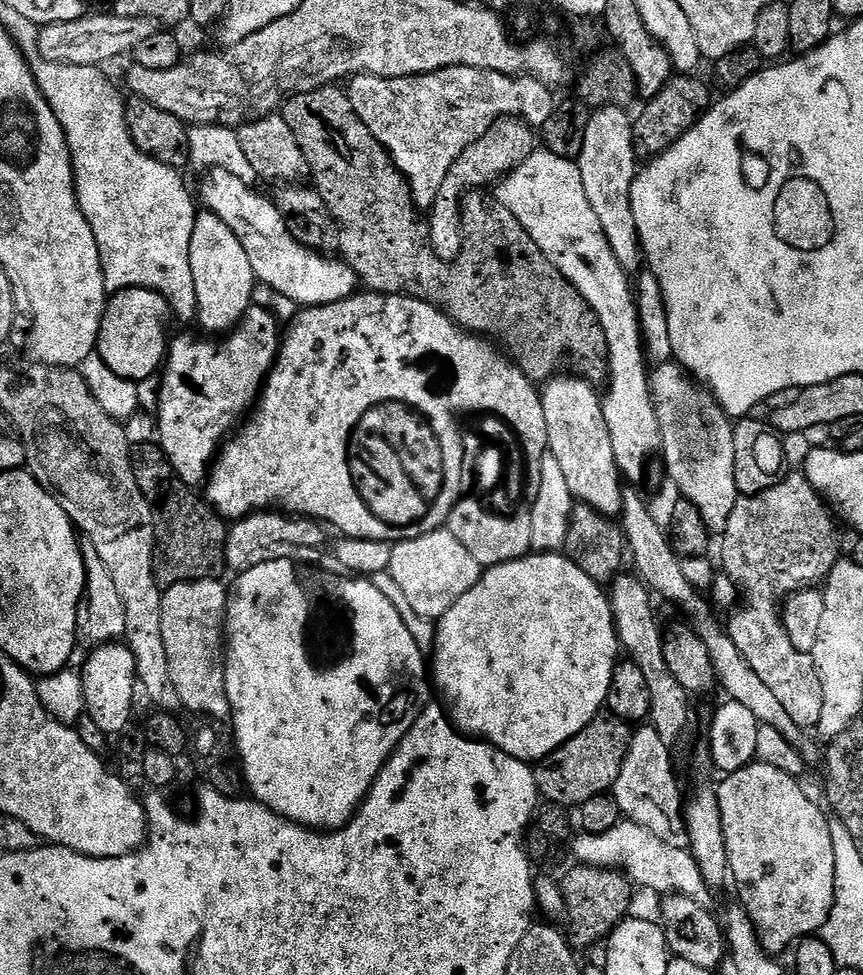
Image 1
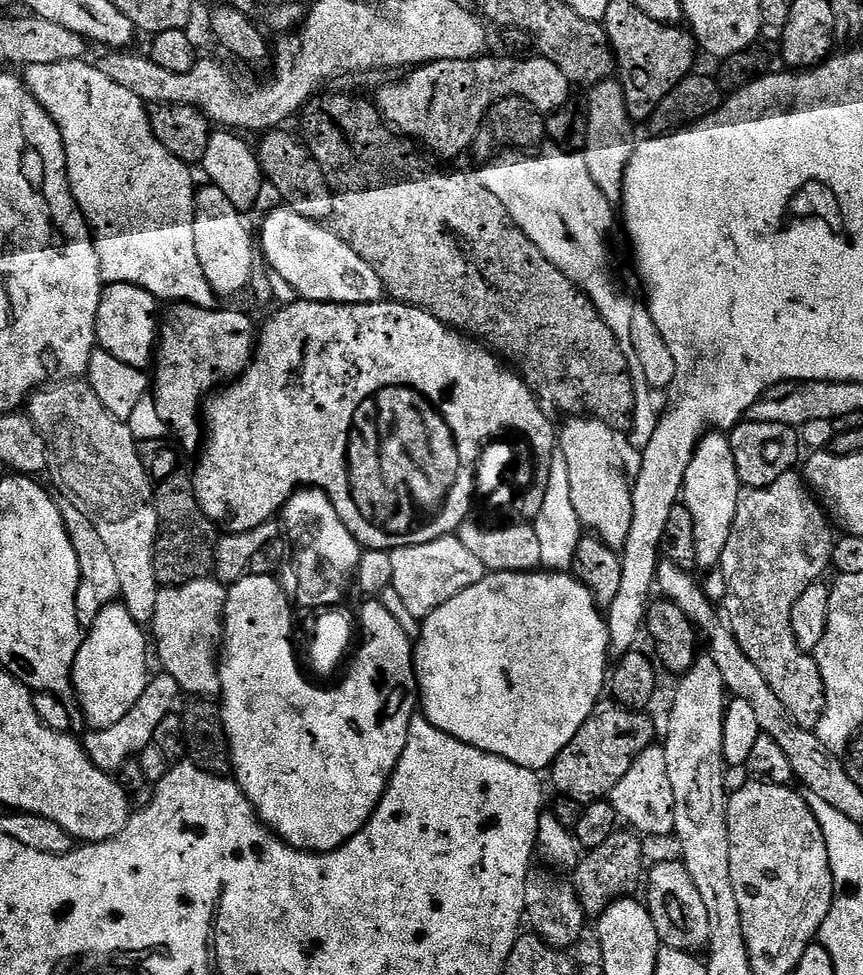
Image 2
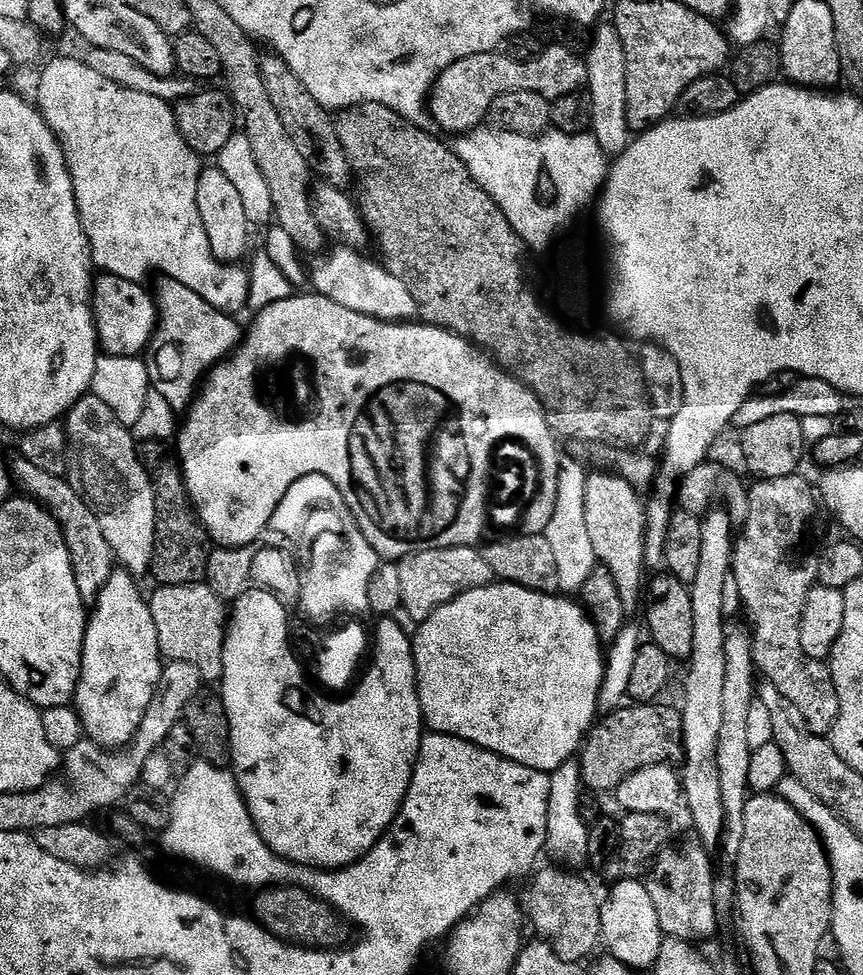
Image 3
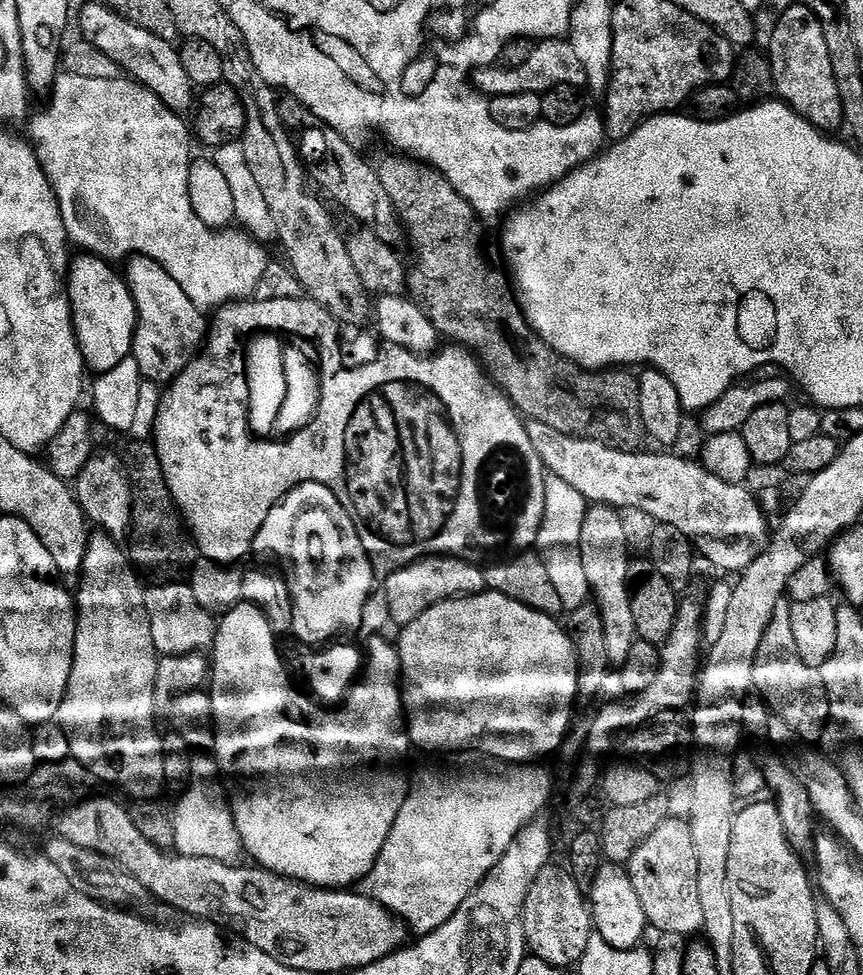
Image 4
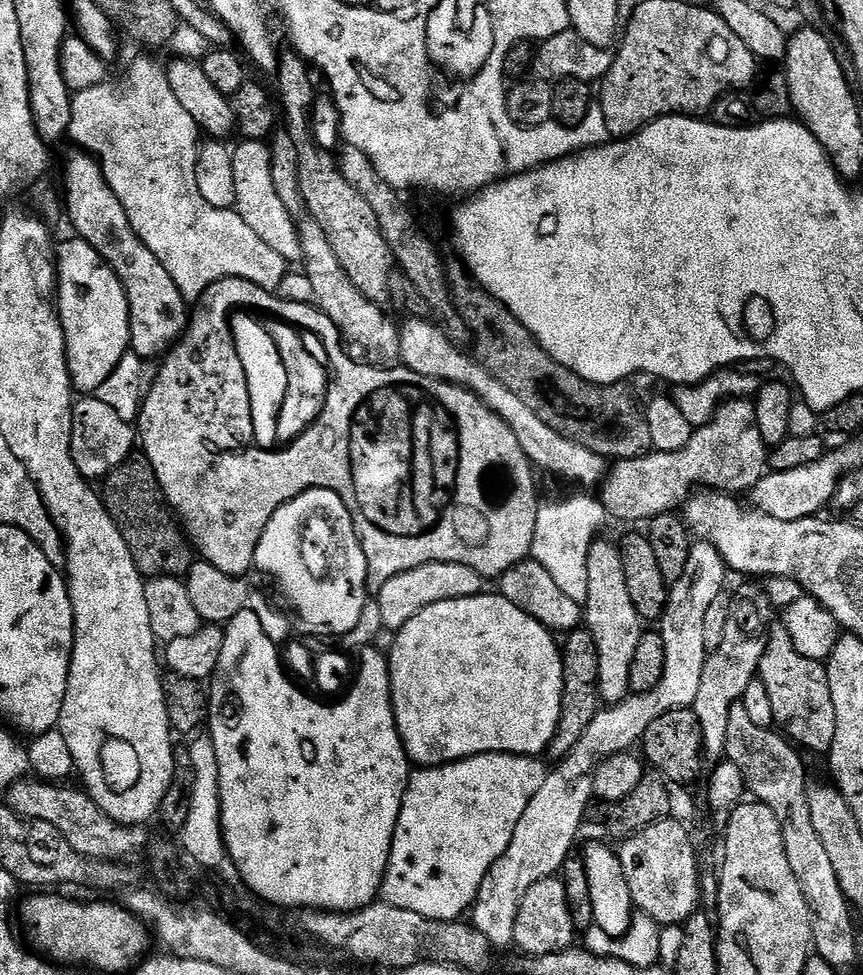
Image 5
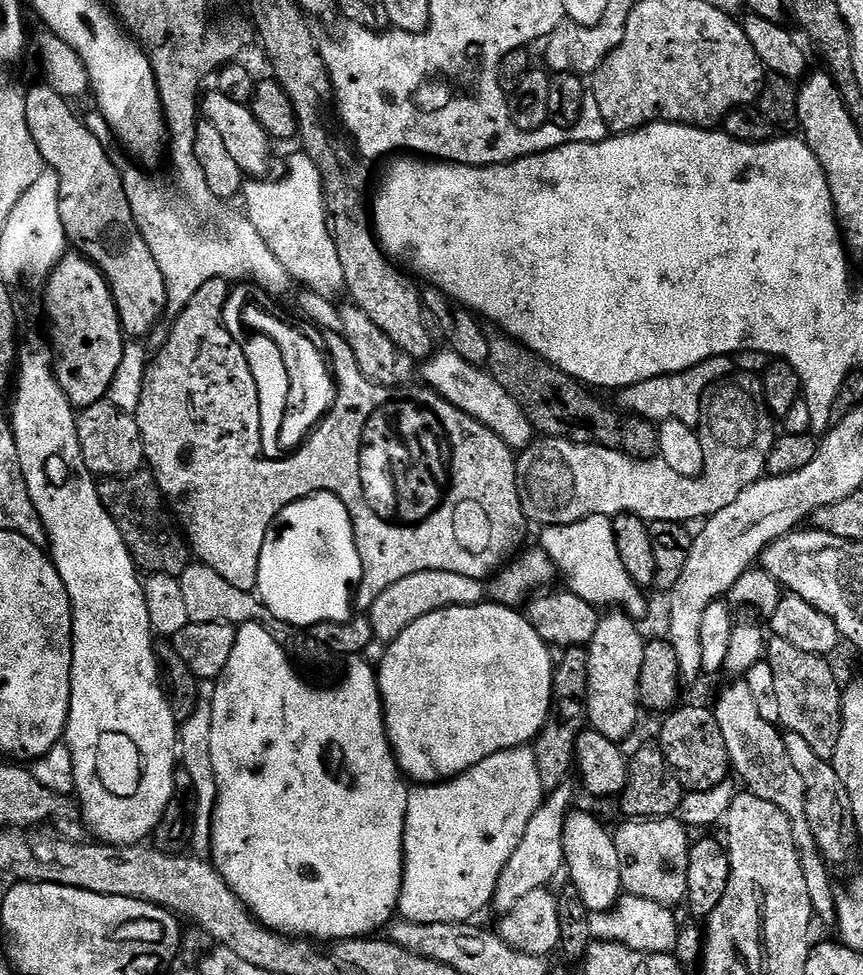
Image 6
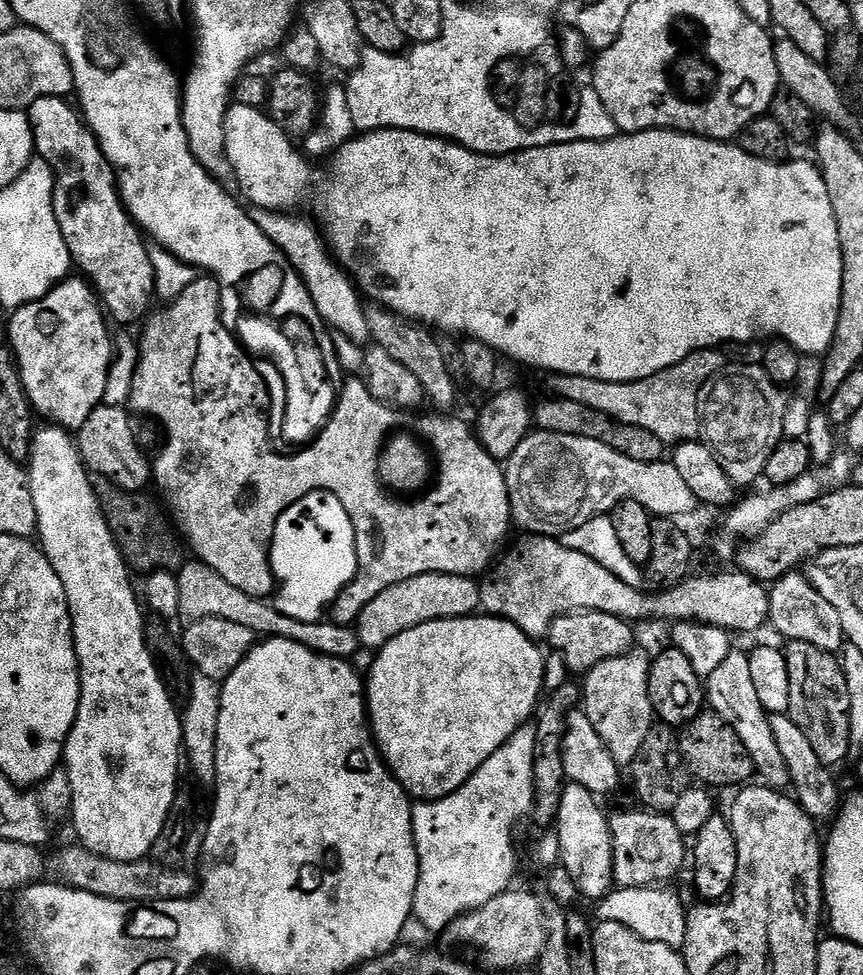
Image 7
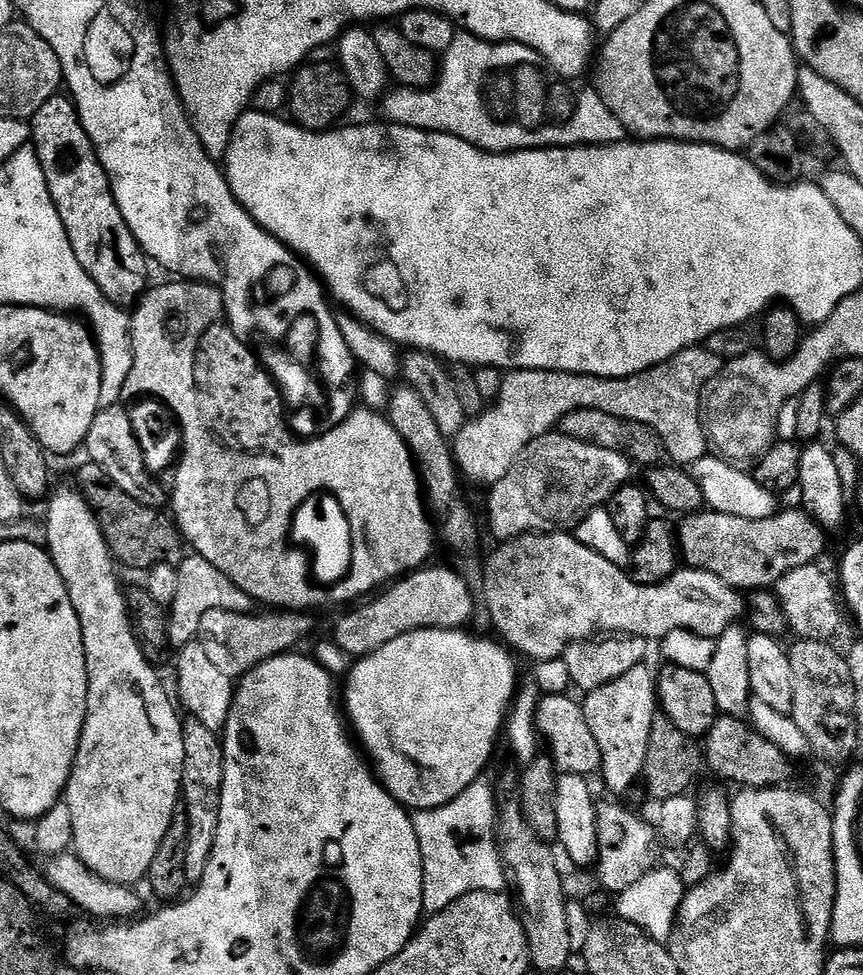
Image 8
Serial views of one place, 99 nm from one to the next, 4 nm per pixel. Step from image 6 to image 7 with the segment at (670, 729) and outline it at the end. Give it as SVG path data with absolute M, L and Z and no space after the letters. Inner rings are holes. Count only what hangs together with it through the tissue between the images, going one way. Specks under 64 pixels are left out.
M711 710L701 711L689 724L683 725L678 736L678 747L685 769L695 779L697 776L701 780L699 783L709 789L732 787L735 789L737 786L747 785L748 775L753 775L753 764L748 759L747 751L735 730Z

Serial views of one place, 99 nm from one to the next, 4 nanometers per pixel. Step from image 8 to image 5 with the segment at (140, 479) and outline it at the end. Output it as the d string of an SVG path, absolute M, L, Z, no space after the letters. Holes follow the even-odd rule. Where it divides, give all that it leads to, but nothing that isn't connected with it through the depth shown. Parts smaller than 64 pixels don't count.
M97 396L77 399L72 407L71 457L79 472L87 480L103 479L118 465L133 455L136 448L137 431Z

